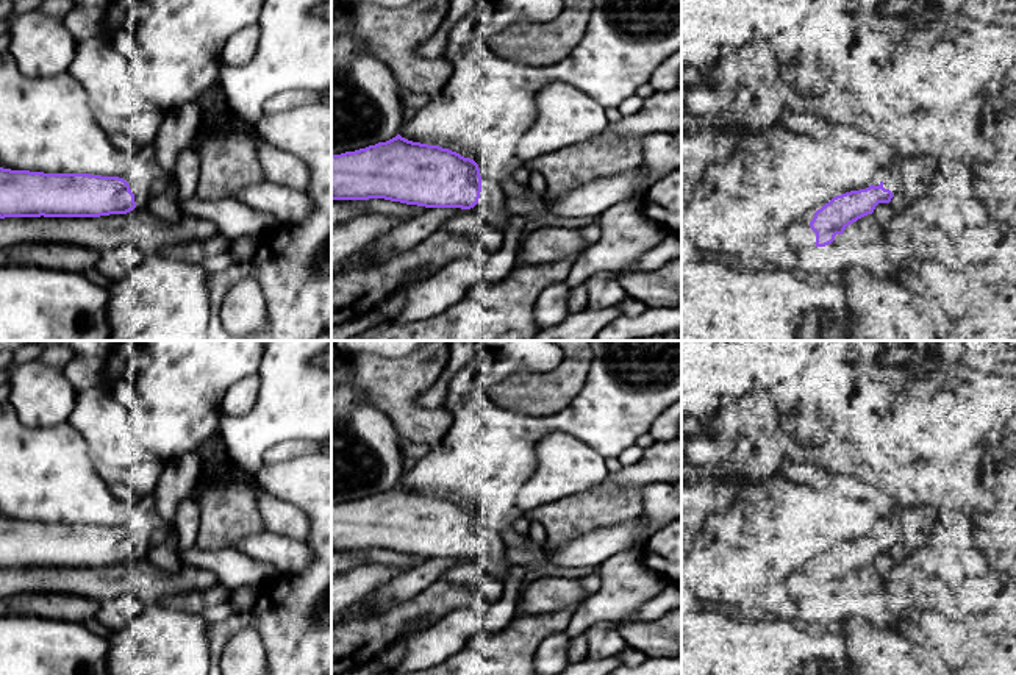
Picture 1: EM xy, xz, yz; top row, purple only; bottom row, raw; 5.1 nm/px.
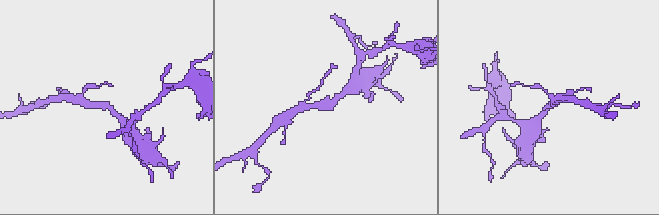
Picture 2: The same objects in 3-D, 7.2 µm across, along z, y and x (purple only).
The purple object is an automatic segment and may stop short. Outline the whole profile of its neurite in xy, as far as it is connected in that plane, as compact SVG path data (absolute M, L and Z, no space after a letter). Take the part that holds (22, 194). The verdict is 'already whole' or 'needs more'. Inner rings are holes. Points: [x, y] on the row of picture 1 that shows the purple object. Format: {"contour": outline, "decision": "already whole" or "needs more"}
{"contour": "M0 167L0 219L100 217L142 208L148 194L119 177Z", "decision": "needs more"}

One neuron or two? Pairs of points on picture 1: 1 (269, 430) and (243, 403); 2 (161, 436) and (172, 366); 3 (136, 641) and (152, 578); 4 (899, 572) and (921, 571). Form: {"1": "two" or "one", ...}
{"1": "two", "2": "one", "3": "two", "4": "one"}

